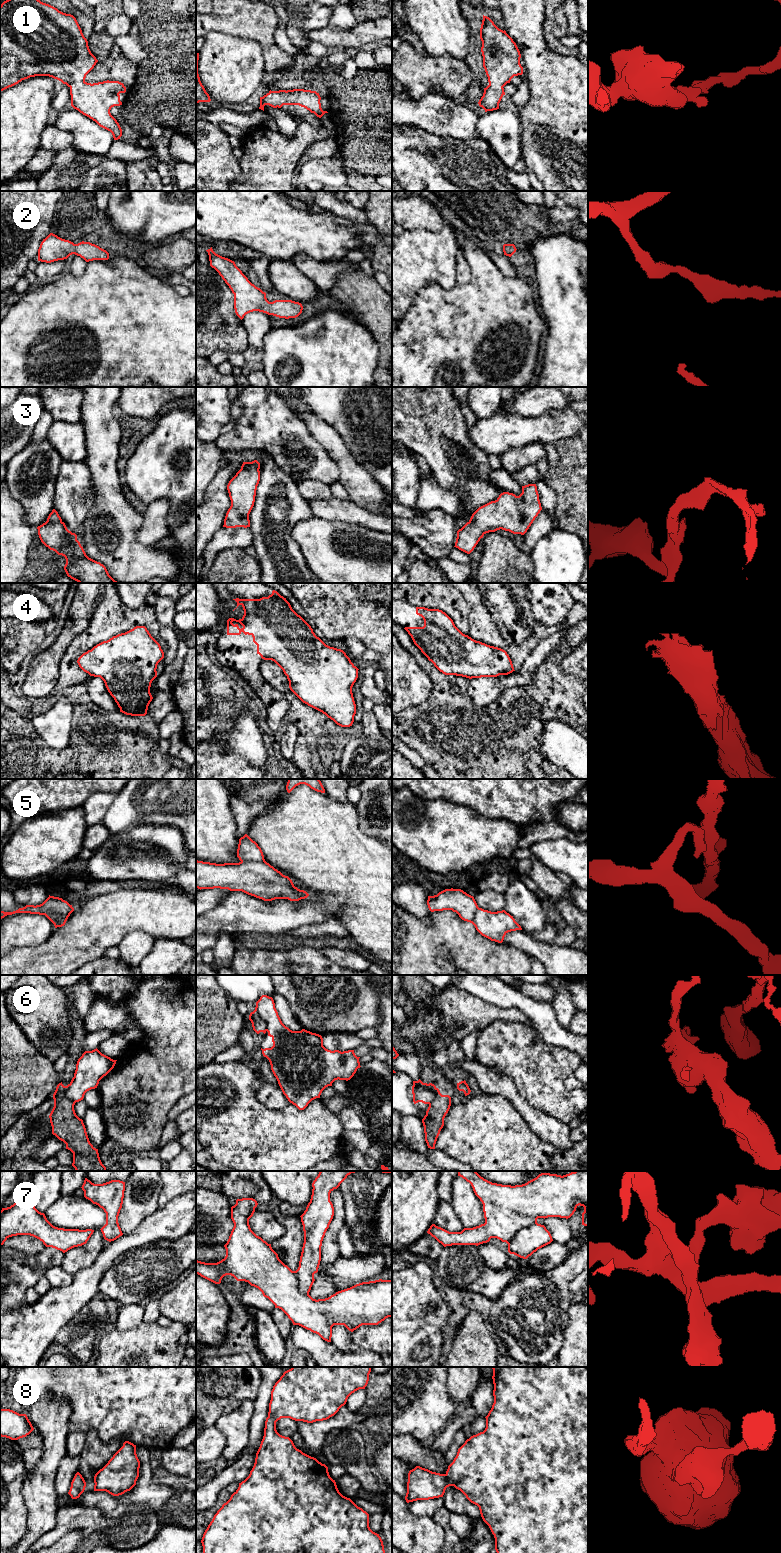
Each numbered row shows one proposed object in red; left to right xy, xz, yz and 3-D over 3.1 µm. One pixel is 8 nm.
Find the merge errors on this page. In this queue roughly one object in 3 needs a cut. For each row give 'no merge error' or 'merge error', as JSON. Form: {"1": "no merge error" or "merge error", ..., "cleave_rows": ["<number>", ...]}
{"1": "no merge error", "2": "no merge error", "3": "no merge error", "4": "no merge error", "5": "merge error", "6": "merge error", "7": "no merge error", "8": "no merge error", "cleave_rows": ["5", "6"]}

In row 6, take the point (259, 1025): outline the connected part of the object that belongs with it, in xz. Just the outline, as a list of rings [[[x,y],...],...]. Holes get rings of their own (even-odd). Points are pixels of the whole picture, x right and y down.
[[[255,1011],[251,1012],[249,1015],[249,1020],[252,1023],[253,1030],[259,1034],[260,1032],[263,1032],[264,1034],[267,1031],[267,1023],[265,1020],[263,1020],[258,1013]]]

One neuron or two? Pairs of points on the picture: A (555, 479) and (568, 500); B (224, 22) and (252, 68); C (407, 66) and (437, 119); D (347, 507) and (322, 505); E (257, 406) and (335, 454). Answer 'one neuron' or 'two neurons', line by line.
A: one neuron
B: two neurons
C: two neurons
D: one neuron
E: two neurons

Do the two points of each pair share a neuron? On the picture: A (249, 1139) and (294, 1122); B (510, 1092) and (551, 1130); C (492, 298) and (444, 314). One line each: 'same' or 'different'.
A: same
B: same
C: same

